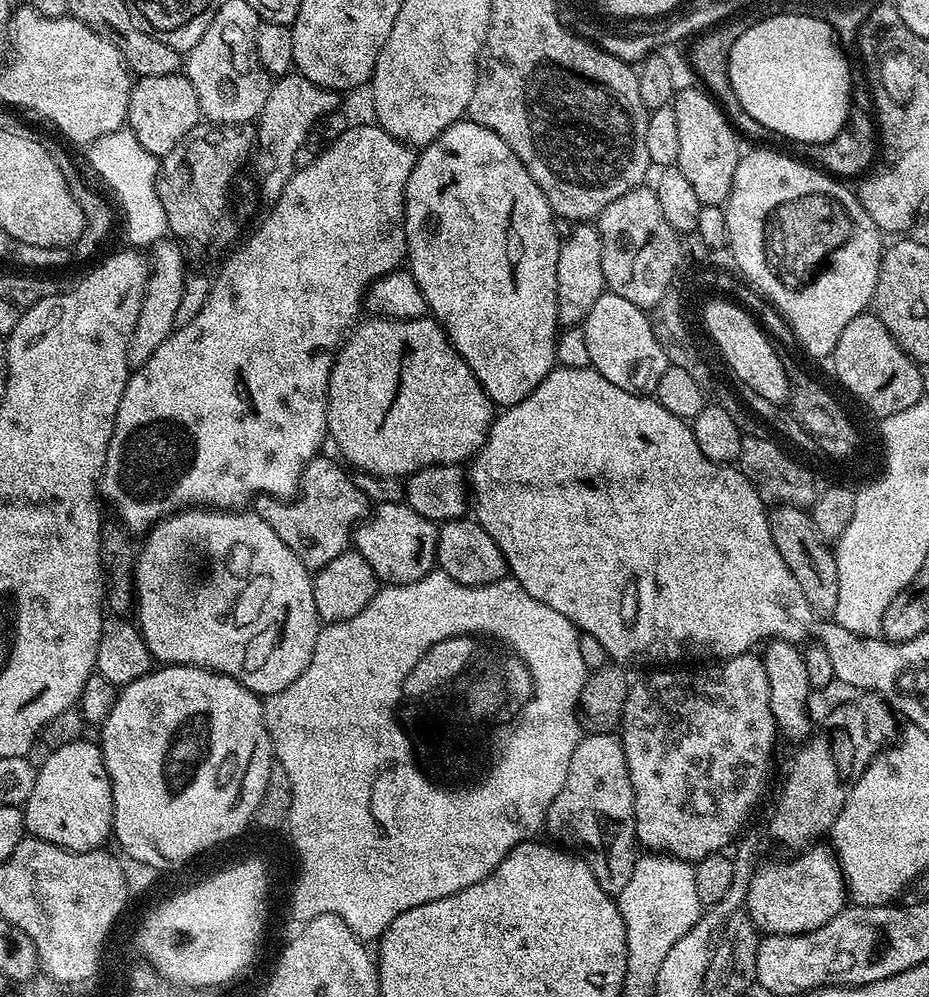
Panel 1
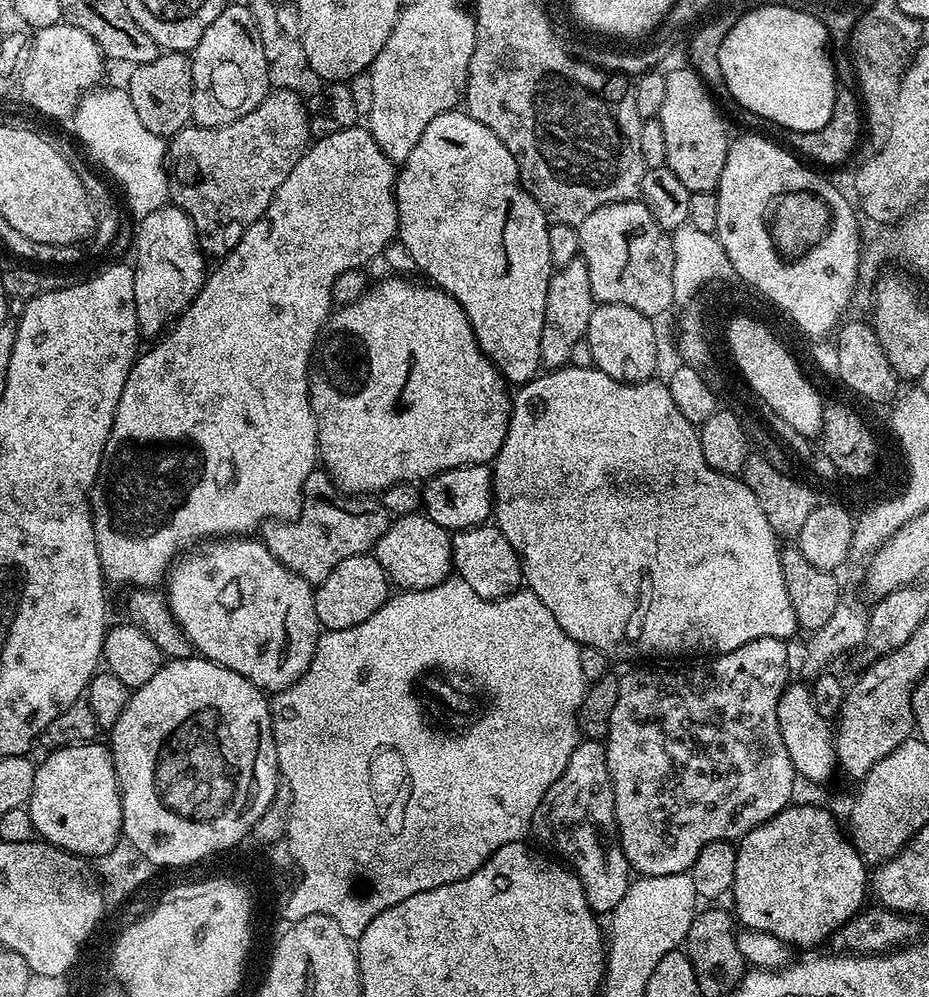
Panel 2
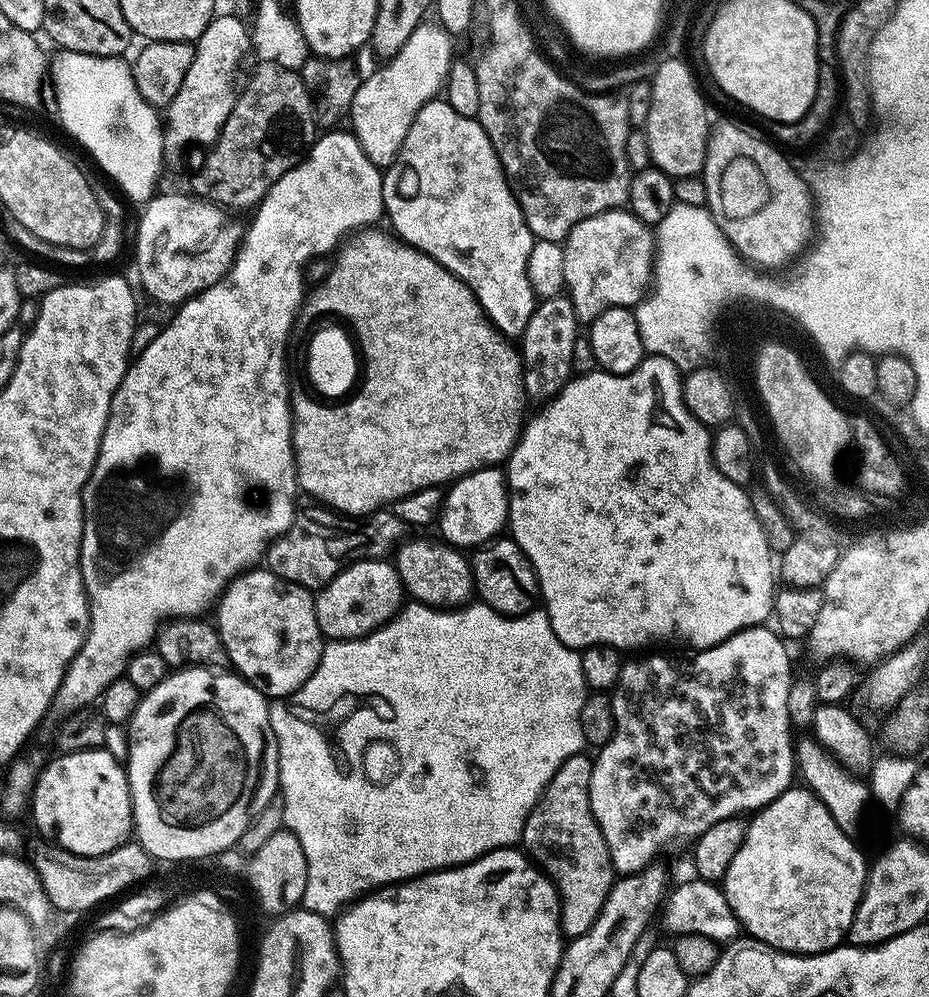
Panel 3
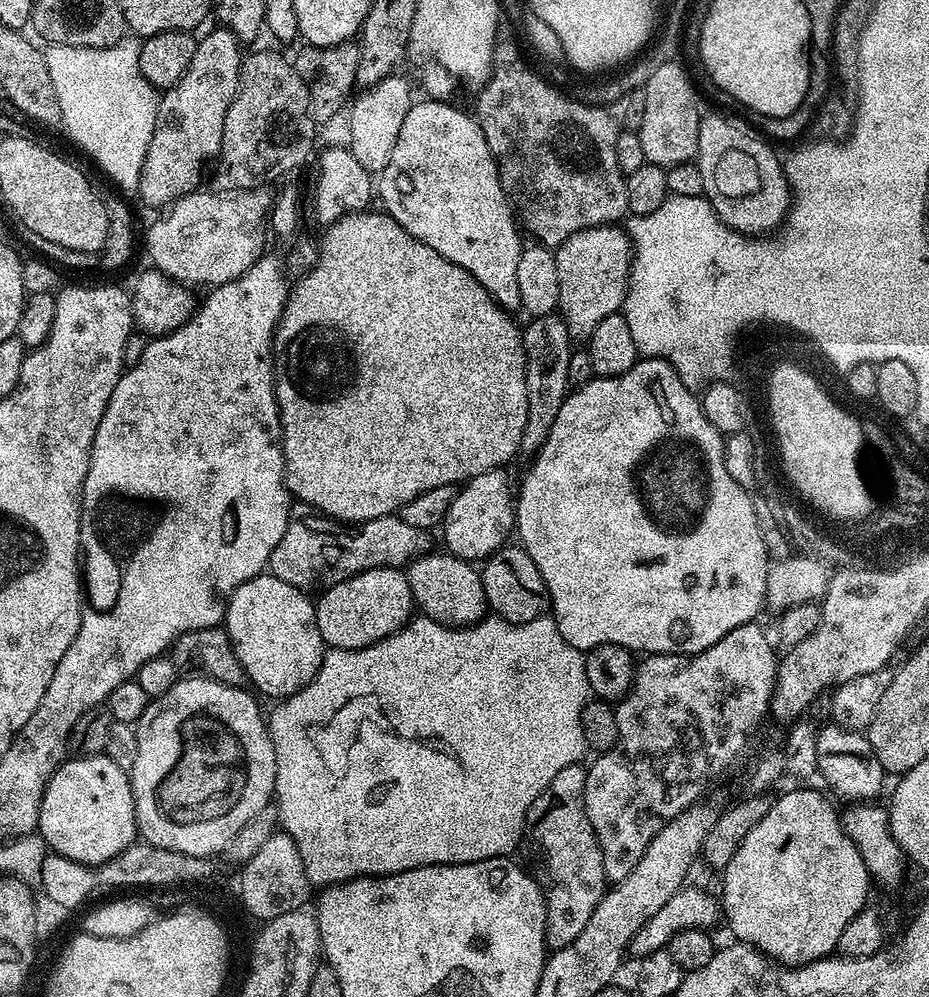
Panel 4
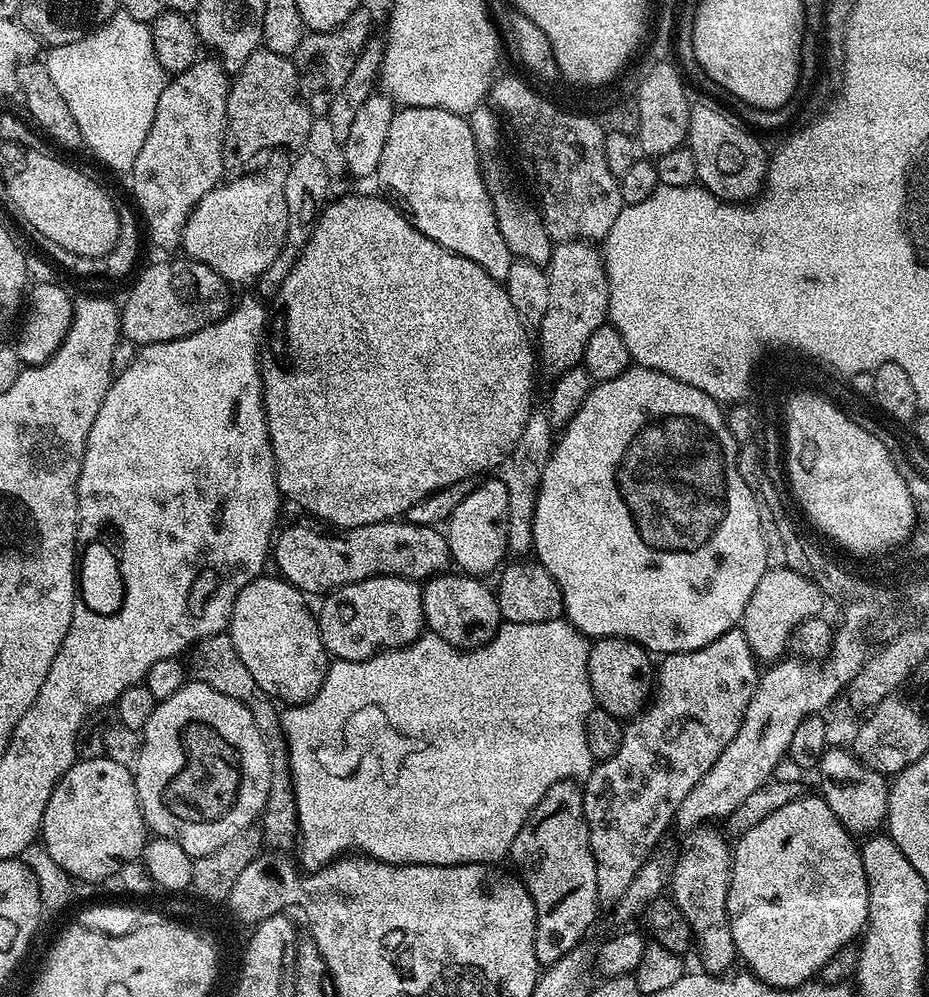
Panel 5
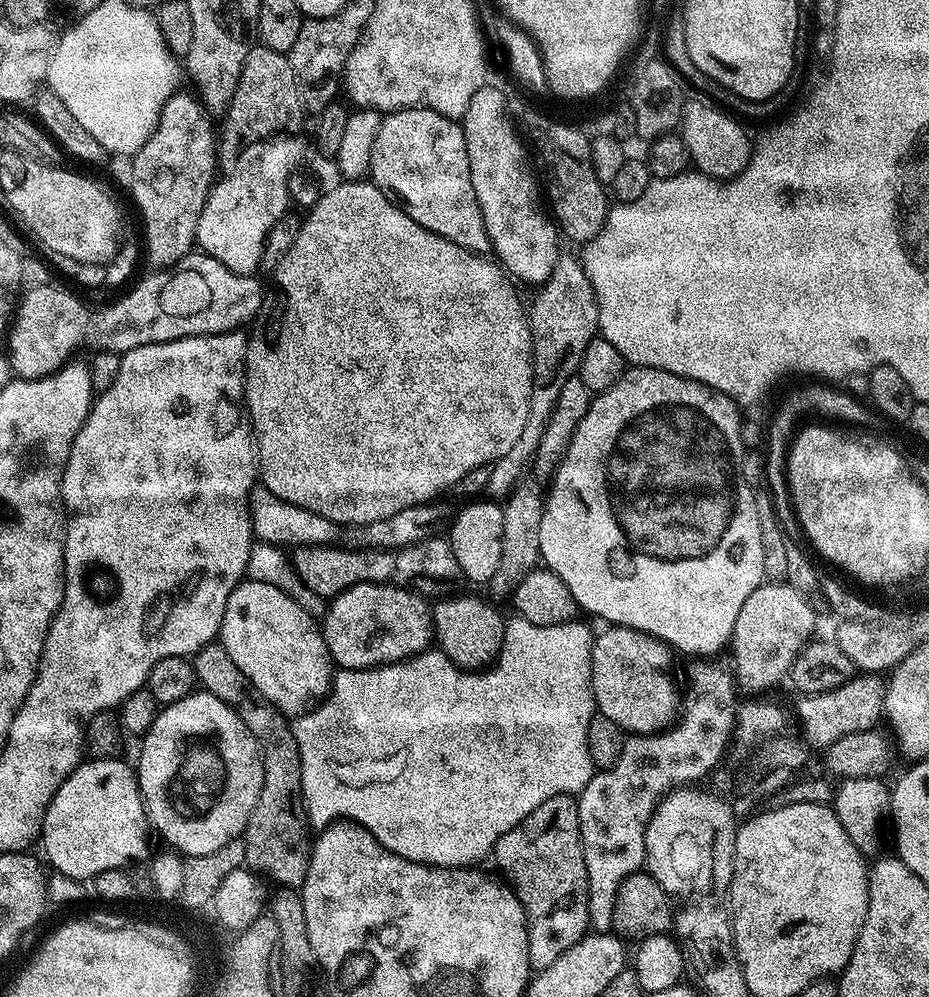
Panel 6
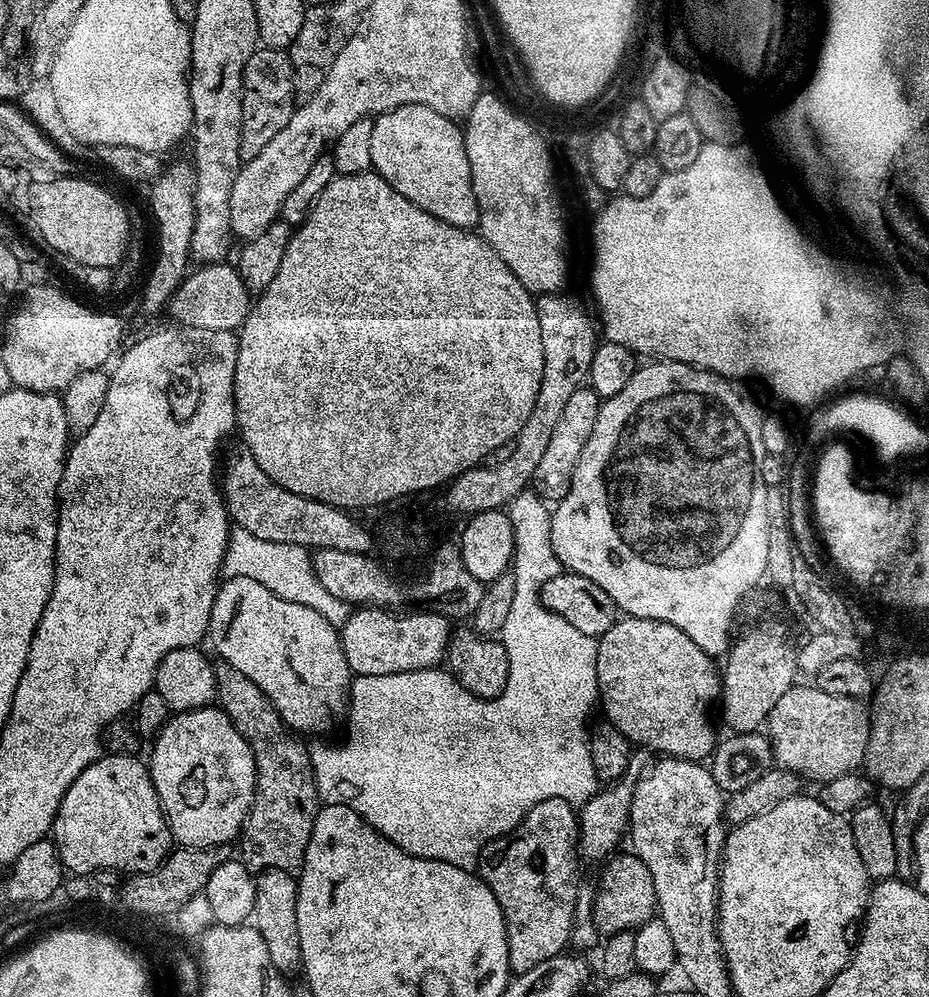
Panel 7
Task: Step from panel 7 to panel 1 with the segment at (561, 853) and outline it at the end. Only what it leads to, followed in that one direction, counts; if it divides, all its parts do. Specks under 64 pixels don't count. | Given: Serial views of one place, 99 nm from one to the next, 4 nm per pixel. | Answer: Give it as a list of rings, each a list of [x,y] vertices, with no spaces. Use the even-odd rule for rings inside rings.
[[[607,732],[606,734],[581,735],[578,746],[574,746],[574,754],[570,757],[570,770],[566,770],[566,782],[562,786],[562,790],[558,790],[554,802],[550,802],[550,810],[546,814],[544,823],[546,825],[546,832],[549,832],[549,834],[553,836],[551,839],[555,841],[557,845],[571,850],[575,855],[579,856],[580,859],[588,863],[590,866],[590,874],[594,874],[594,878],[598,878],[598,886],[602,886],[602,890],[606,890],[608,895],[613,898],[619,897],[622,886],[626,886],[626,882],[630,882],[630,874],[634,874],[634,866],[638,859],[636,815],[634,814],[634,790],[630,786],[630,770],[626,766],[626,754],[624,753],[624,748],[620,744],[619,735],[611,732]]]

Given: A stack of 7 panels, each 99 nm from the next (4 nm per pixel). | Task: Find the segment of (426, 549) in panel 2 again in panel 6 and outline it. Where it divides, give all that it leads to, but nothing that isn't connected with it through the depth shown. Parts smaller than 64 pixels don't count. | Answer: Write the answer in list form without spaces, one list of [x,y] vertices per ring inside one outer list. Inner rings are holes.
[[[452,594],[435,601],[432,608],[432,627],[439,651],[450,658],[461,670],[484,670],[495,664],[504,641],[505,617],[500,617],[496,608],[491,608],[476,596]]]

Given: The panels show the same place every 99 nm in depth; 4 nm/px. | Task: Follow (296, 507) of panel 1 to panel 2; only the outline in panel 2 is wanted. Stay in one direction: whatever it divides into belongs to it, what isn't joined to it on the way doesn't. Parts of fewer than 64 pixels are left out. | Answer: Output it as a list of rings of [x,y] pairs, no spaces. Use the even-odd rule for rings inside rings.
[[[344,494],[341,500],[316,500],[305,503],[304,511],[296,520],[266,520],[258,529],[258,538],[294,574],[313,586],[325,580],[346,558],[363,556],[375,549],[393,521],[375,499],[364,494]]]

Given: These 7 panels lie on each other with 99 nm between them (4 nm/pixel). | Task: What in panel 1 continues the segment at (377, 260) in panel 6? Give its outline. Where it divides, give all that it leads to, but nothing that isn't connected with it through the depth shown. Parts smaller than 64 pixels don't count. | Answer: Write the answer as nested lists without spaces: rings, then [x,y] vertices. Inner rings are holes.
[[[368,318],[368,320],[363,324],[363,322],[357,323],[355,327],[347,333],[346,339],[341,343],[338,351],[335,353],[334,359],[332,361],[332,373],[328,379],[328,436],[336,443],[336,448],[353,464],[353,469],[359,470],[361,472],[369,472],[375,476],[398,476],[401,478],[407,478],[412,475],[412,473],[422,470],[423,468],[429,468],[435,464],[458,464],[463,465],[465,462],[471,461],[472,457],[480,451],[480,448],[486,442],[488,437],[488,431],[492,425],[494,419],[494,405],[491,398],[486,394],[486,390],[482,390],[482,386],[478,382],[478,378],[474,378],[474,374],[470,370],[470,366],[466,366],[466,362],[461,356],[456,353],[456,347],[448,340],[448,335],[444,332],[444,327],[436,321],[435,318],[421,318],[419,320],[390,320],[387,318]]]

